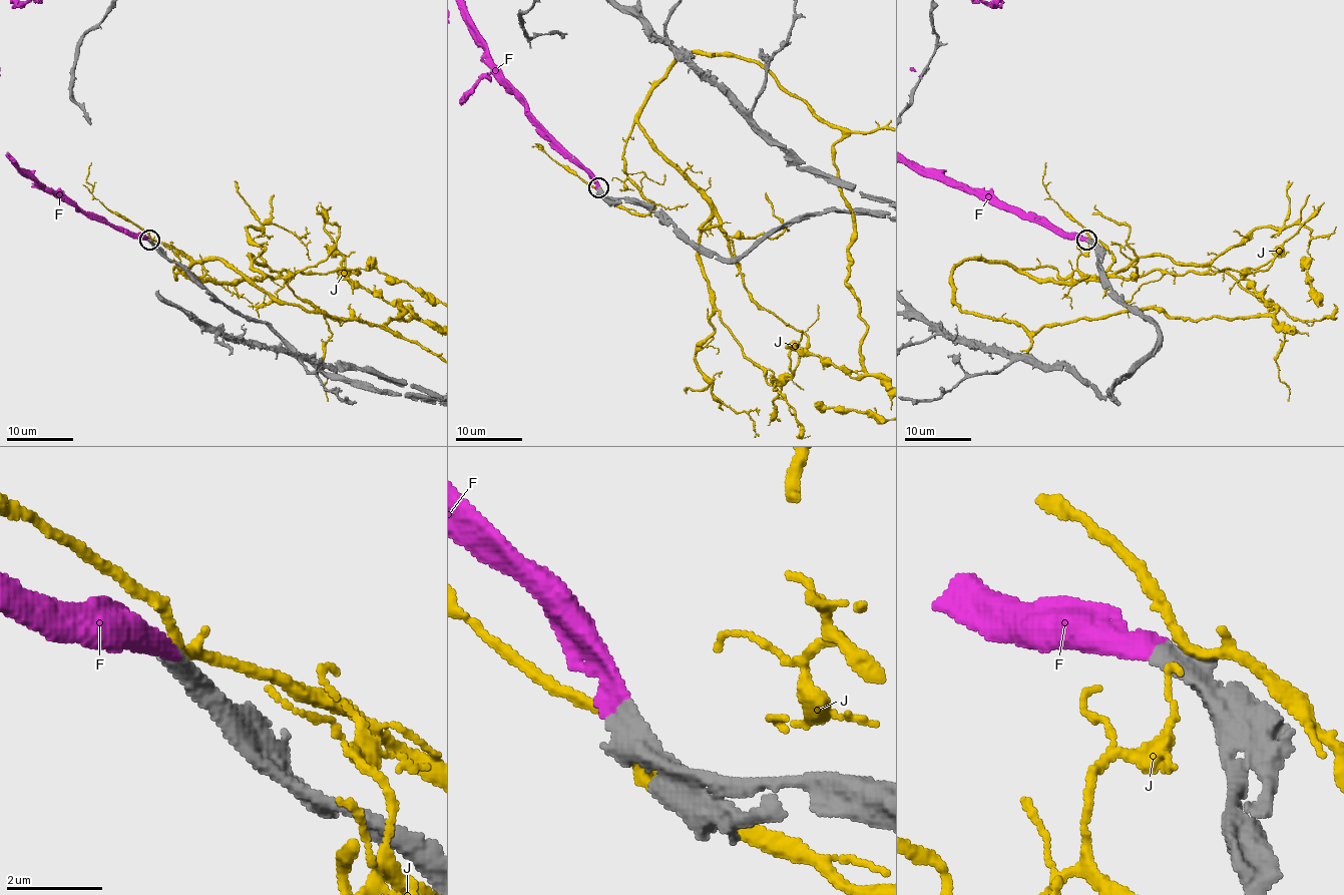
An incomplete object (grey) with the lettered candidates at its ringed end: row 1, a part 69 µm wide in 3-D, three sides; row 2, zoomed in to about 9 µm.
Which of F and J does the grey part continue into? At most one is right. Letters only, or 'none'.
F

